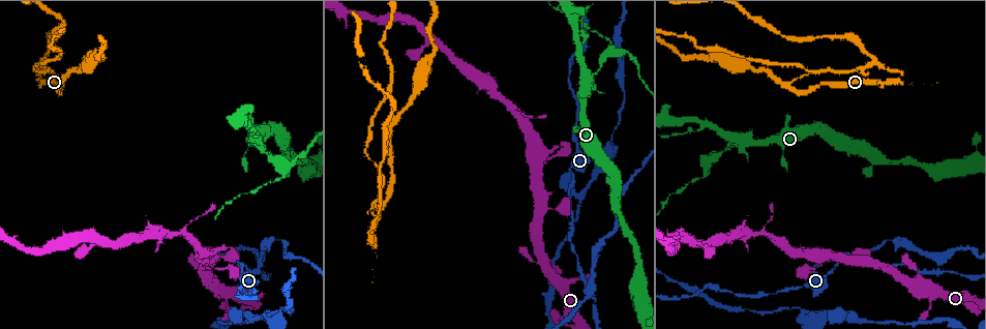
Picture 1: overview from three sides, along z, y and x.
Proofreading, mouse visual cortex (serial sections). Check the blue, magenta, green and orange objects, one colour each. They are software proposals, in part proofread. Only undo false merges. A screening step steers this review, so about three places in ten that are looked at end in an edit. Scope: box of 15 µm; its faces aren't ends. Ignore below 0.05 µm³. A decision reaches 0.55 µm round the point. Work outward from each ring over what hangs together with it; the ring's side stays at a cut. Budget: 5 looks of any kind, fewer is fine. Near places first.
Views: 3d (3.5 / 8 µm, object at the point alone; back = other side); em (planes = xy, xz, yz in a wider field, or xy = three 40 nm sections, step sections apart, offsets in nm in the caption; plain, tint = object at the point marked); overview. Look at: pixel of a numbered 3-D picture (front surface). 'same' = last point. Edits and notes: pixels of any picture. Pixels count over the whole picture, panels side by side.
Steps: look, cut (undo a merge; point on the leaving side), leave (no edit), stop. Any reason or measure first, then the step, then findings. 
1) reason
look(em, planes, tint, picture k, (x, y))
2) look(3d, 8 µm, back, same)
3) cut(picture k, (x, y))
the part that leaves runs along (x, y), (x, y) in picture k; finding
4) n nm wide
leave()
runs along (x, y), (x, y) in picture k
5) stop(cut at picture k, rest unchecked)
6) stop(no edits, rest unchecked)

three arms meet
look(3d, 3.5 µm, back, picture 1, (258, 141))

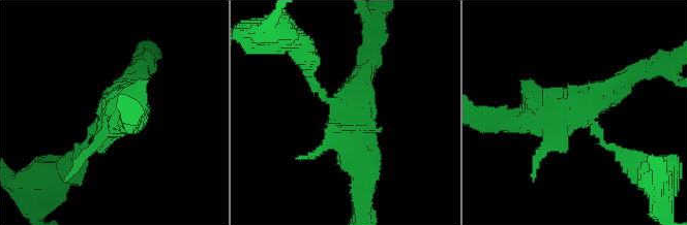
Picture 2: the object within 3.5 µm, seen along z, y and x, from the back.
3 arms; arms of 150, 300, 400 nm; shape alone is not enough
look(em, xy, step 2, plain, picture 2, (577, 109))

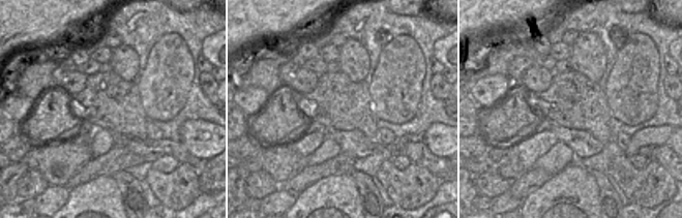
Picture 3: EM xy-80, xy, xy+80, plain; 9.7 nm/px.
look(em, xy, step 2, tint, same)

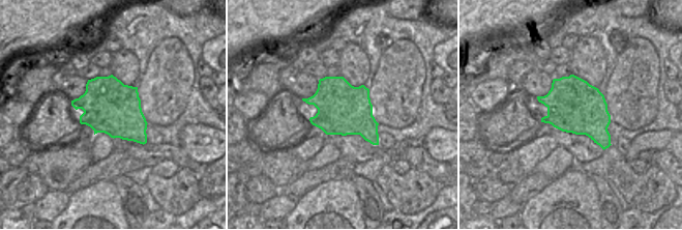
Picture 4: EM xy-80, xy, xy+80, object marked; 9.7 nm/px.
leave()
runs along (516, 121), (631, 76) in picture 2; all the same cell

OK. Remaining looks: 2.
look(3d, 8 µm, picture 1, (287, 166))

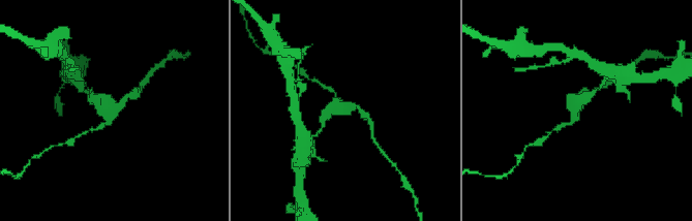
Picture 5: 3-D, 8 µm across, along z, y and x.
look(em, planes, tint, picture 5, (347, 108))

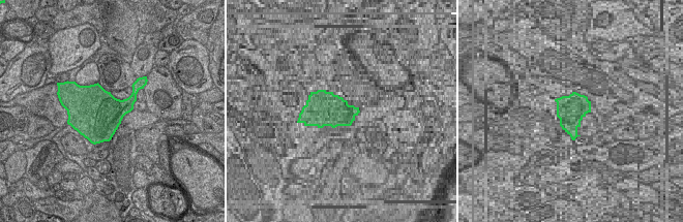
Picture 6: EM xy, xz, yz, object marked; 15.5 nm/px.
arms of 150, 150, 300 nm
cut(picture 5, (133, 93))
the part that leaves runs along (109, 114), (108, 124), (85, 132) in picture 5; a second cell is stuck on

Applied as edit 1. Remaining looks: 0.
stop(cut at picture 5, rest unchecked)

